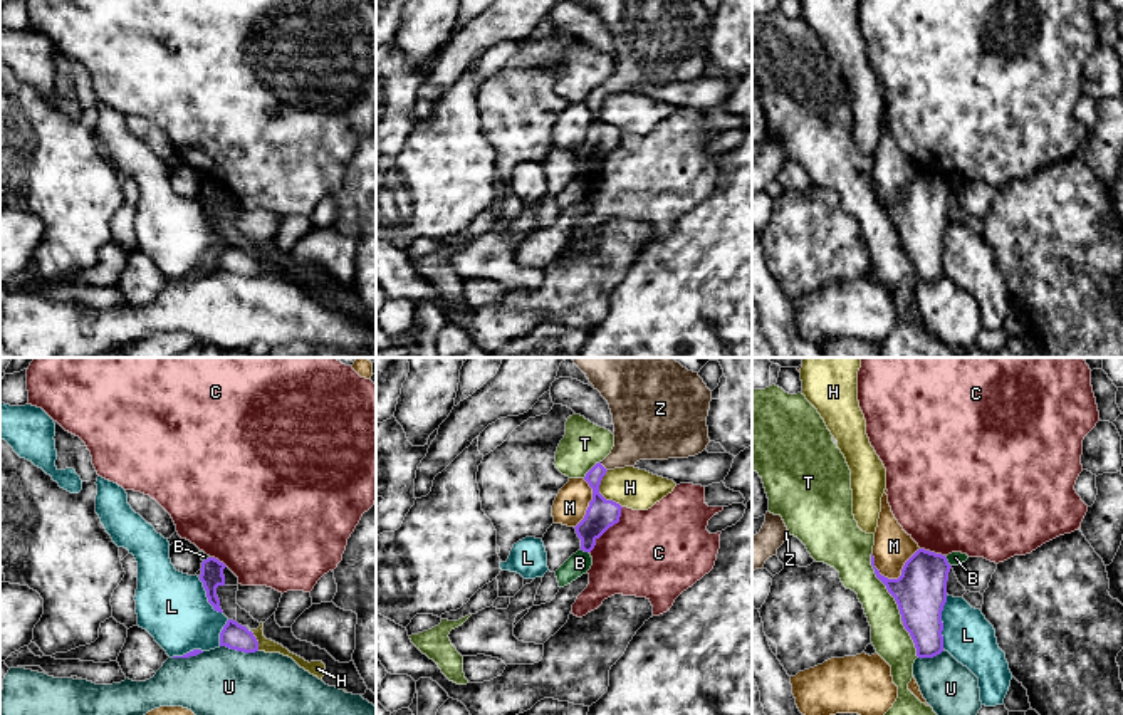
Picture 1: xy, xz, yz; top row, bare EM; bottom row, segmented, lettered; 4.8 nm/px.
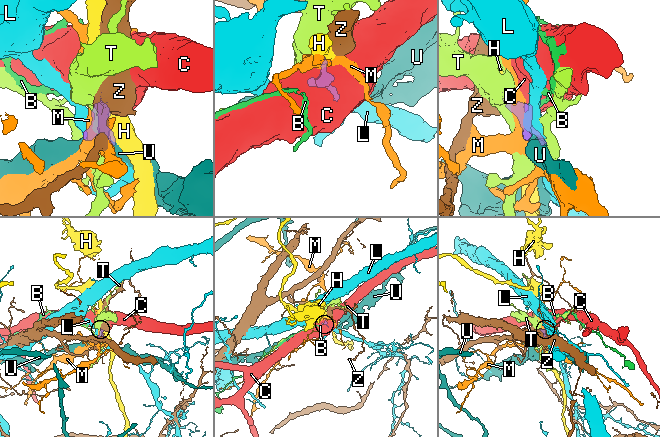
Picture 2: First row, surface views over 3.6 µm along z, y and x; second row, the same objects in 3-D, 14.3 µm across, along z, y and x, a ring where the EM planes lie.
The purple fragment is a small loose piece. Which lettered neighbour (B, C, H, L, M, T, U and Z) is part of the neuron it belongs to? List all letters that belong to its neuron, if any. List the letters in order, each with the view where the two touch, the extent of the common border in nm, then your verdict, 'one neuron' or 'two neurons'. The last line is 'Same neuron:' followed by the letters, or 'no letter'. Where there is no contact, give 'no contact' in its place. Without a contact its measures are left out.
B: meets purple in yz; contact 70 nm long; two neurons
C: meets purple in xz; contact 280 nm long; two neurons
H: meets purple in xz; contact 200 nm long; two neurons
L: meets purple in yz; contact 260 nm long; two neurons
M: meets purple in yz; contact 240 nm long; two neurons
T: meets purple in yz; contact 360 nm long; two neurons
U: meets purple in xy; contact 190 nm long; two neurons
Z: meets purple in xz; contact 60 nm long; one neuron
Same neuron: Z

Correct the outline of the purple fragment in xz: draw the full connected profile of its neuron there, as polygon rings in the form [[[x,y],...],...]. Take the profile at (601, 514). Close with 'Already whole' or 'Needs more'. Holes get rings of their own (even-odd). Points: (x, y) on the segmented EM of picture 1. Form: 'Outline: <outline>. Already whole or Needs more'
Outline: [[[571,358],[586,374],[589,383],[608,401],[613,425],[614,446],[584,477],[593,488],[593,500],[584,519],[574,527],[581,539],[581,551],[591,552],[596,540],[619,522],[621,505],[606,500],[599,485],[608,470],[635,467],[640,460],[688,458],[702,453],[710,443],[707,416],[712,391],[698,373],[688,371],[673,358]]]. Needs more

